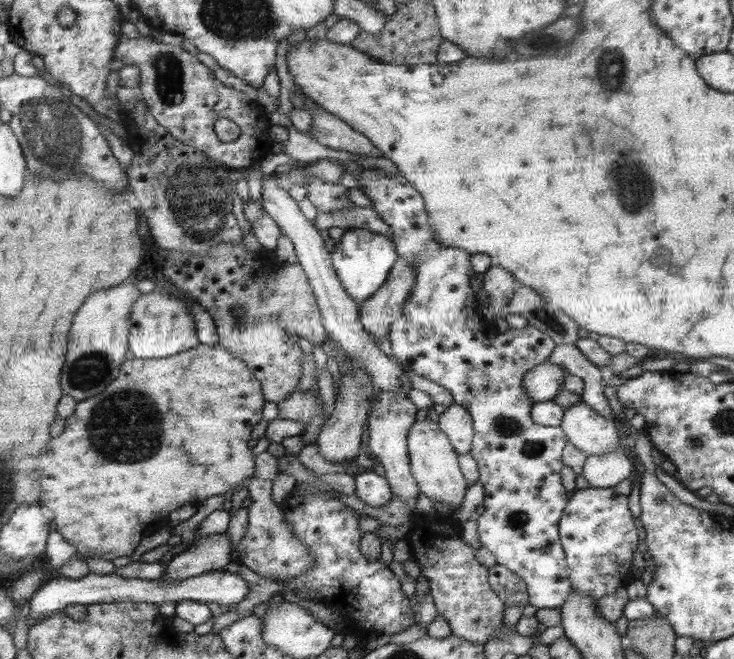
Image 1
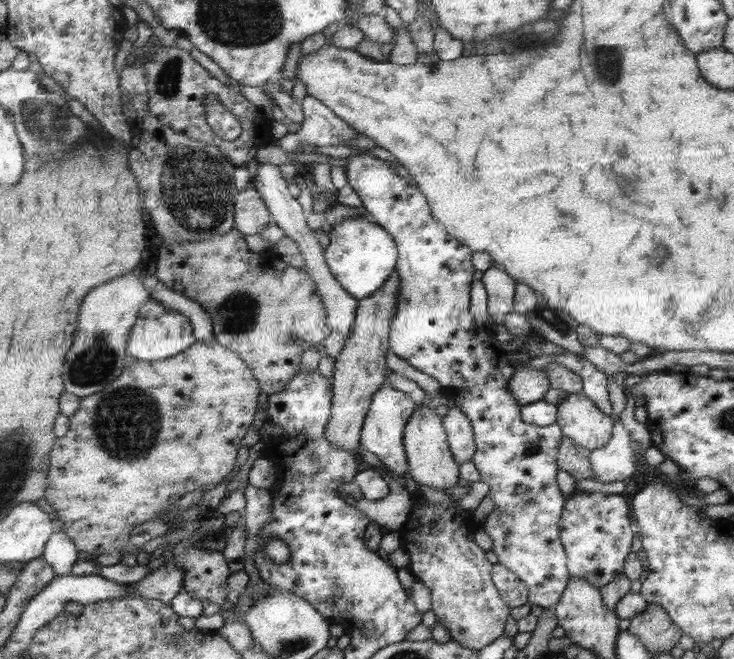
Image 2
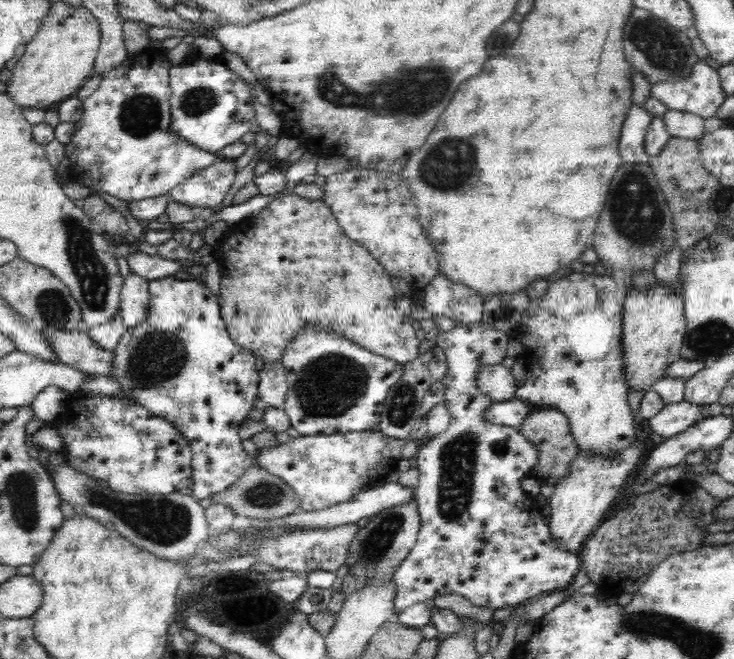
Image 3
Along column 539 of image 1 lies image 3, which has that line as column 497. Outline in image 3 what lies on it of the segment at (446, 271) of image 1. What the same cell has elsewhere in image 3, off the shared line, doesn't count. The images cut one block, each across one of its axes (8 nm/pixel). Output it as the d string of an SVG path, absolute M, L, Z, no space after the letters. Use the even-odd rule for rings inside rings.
M438 274L431 284L424 290L423 305L434 315L443 317L450 317L456 322L456 326L449 330L440 332L437 336L435 344L437 344L446 353L446 361L448 363L448 372L445 373L444 380L442 380L445 386L444 404L450 410L452 420L450 420L450 426L444 434L436 436L430 440L426 439L426 446L419 450L417 455L416 467L420 473L419 480L417 482L417 488L415 490L415 502L418 506L418 515L420 516L420 528L417 536L417 540L413 545L413 550L409 553L409 556L401 562L400 566L396 570L393 577L393 585L395 586L395 595L393 596L393 613L389 620L397 620L398 614L402 610L406 610L409 606L416 603L431 603L436 596L444 596L444 594L458 594L467 598L470 602L474 603L474 606L480 606L482 608L506 608L506 606L514 607L518 603L525 601L534 595L540 595L541 593L551 593L558 589L570 586L576 574L582 569L581 559L578 554L568 553L563 547L558 547L558 543L551 536L551 530L546 528L544 524L526 524L526 520L532 516L530 512L504 512L504 498L506 498L506 506L516 506L516 502L524 502L526 498L522 496L522 490L519 483L522 476L530 476L532 468L538 463L538 449L536 445L531 444L517 429L517 427L509 427L508 425L492 424L486 421L484 412L486 408L490 406L491 399L487 395L484 395L478 387L478 381L476 381L476 372L480 370L480 366L490 366L491 364L501 364L503 358L506 357L506 348L511 336L498 332L493 328L488 328L481 320L483 317L483 300L478 296L478 293L462 287L460 285L450 282L447 278Z

